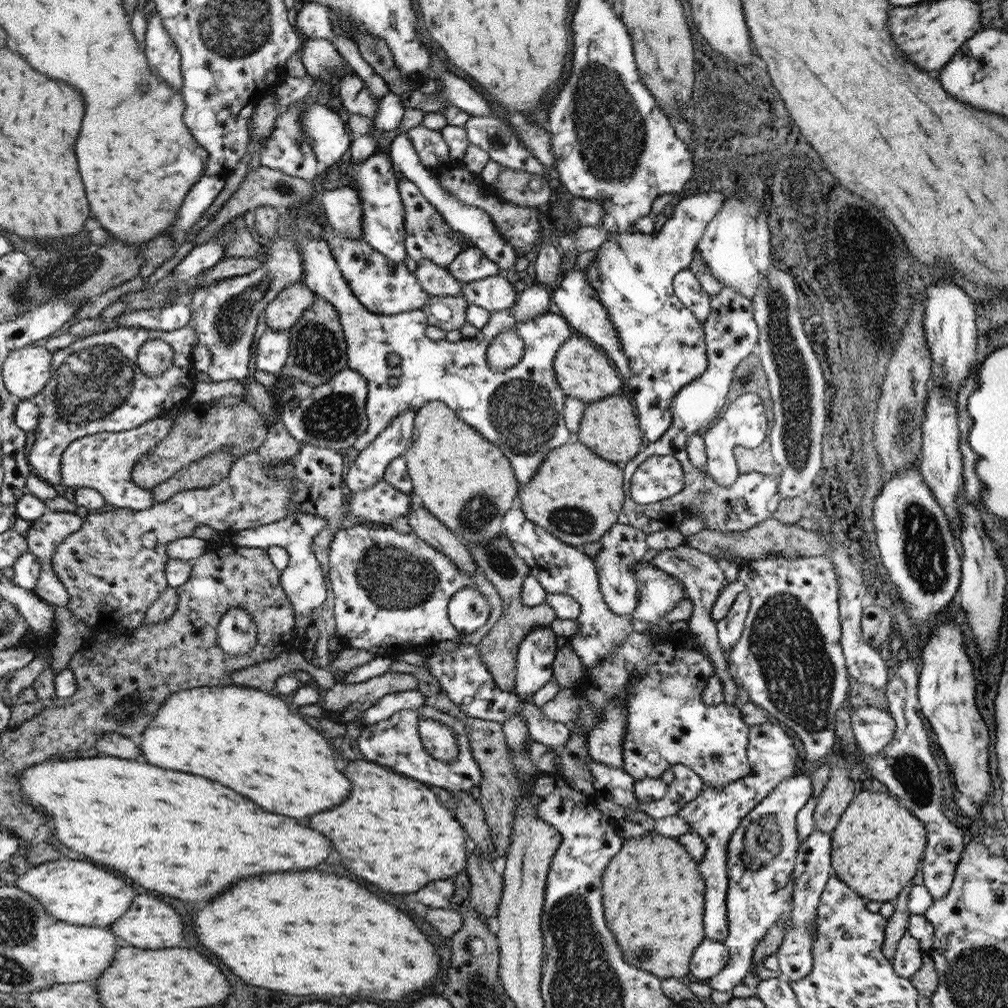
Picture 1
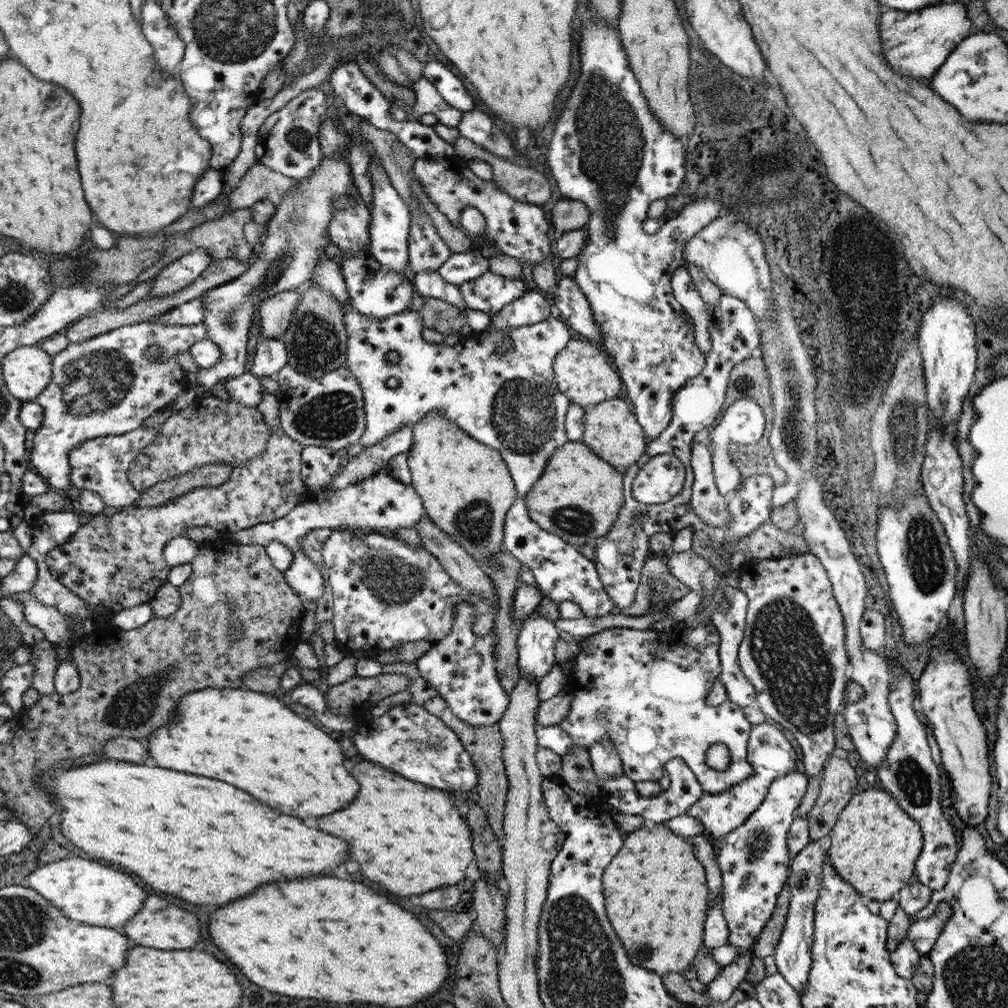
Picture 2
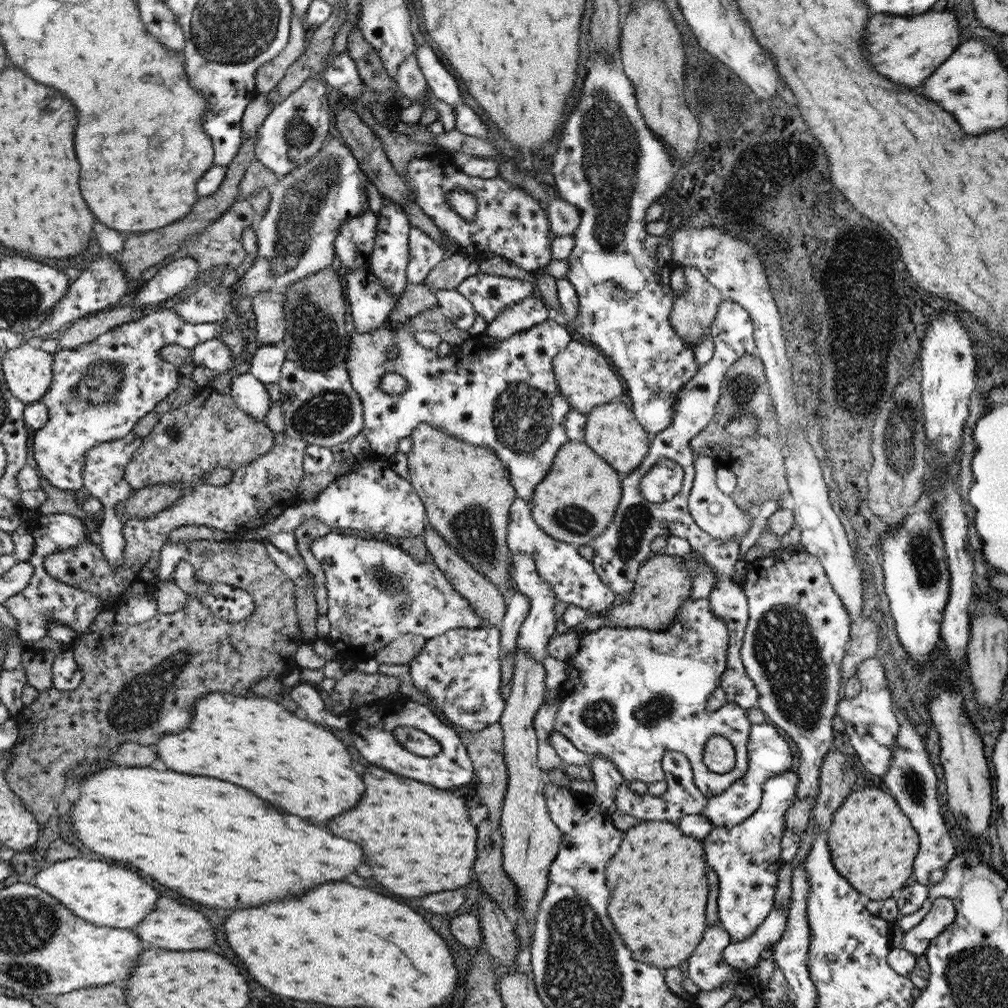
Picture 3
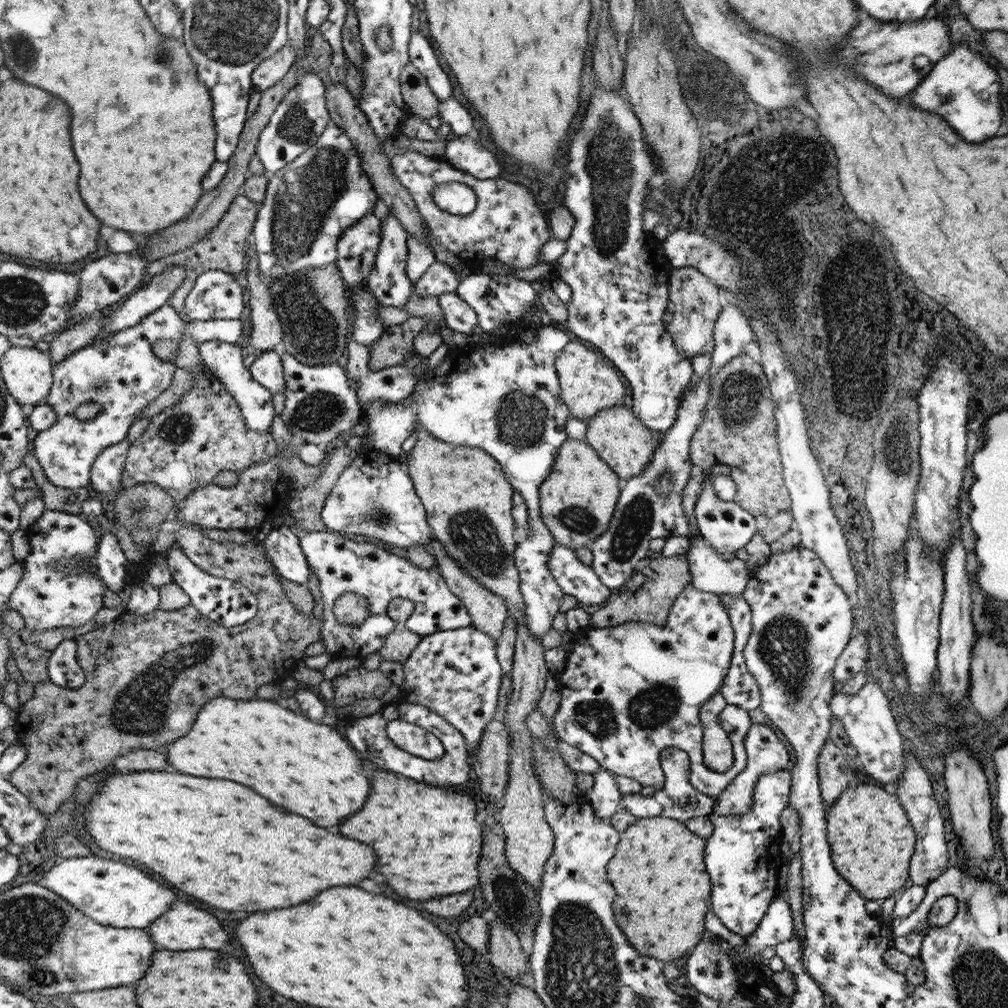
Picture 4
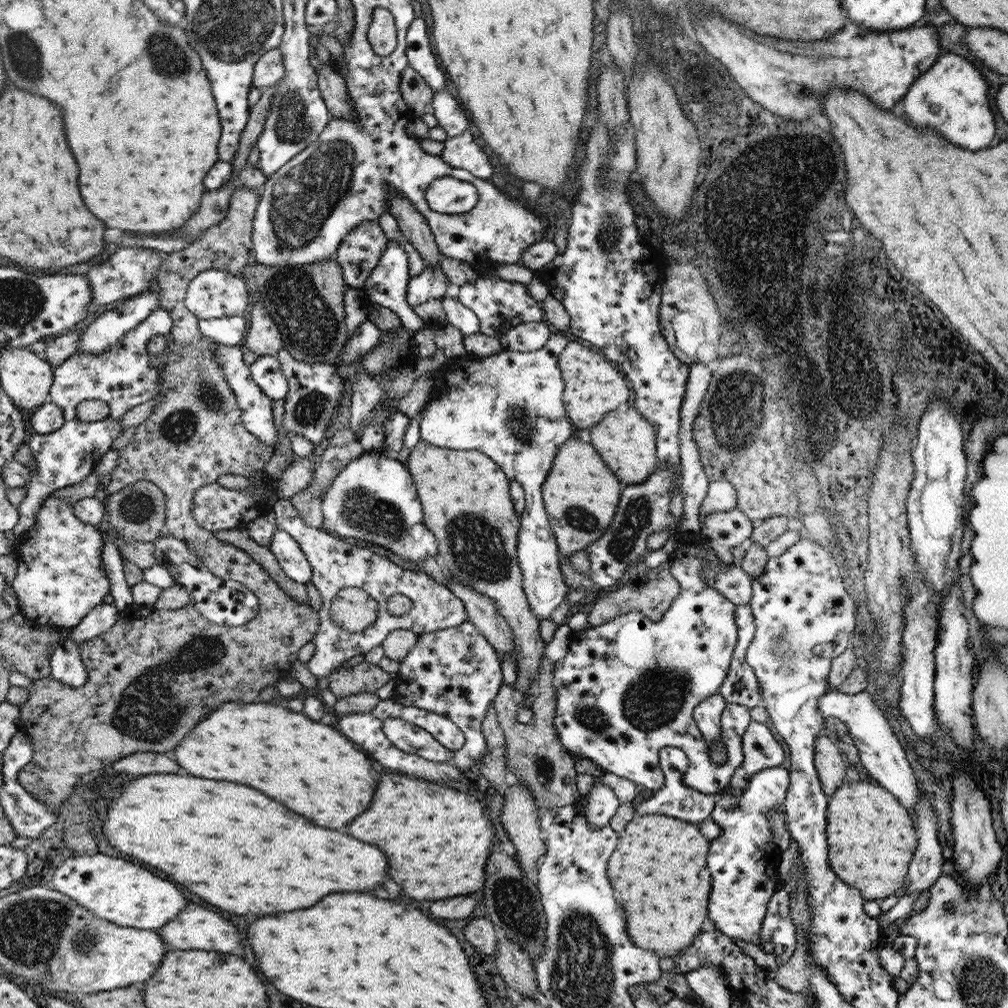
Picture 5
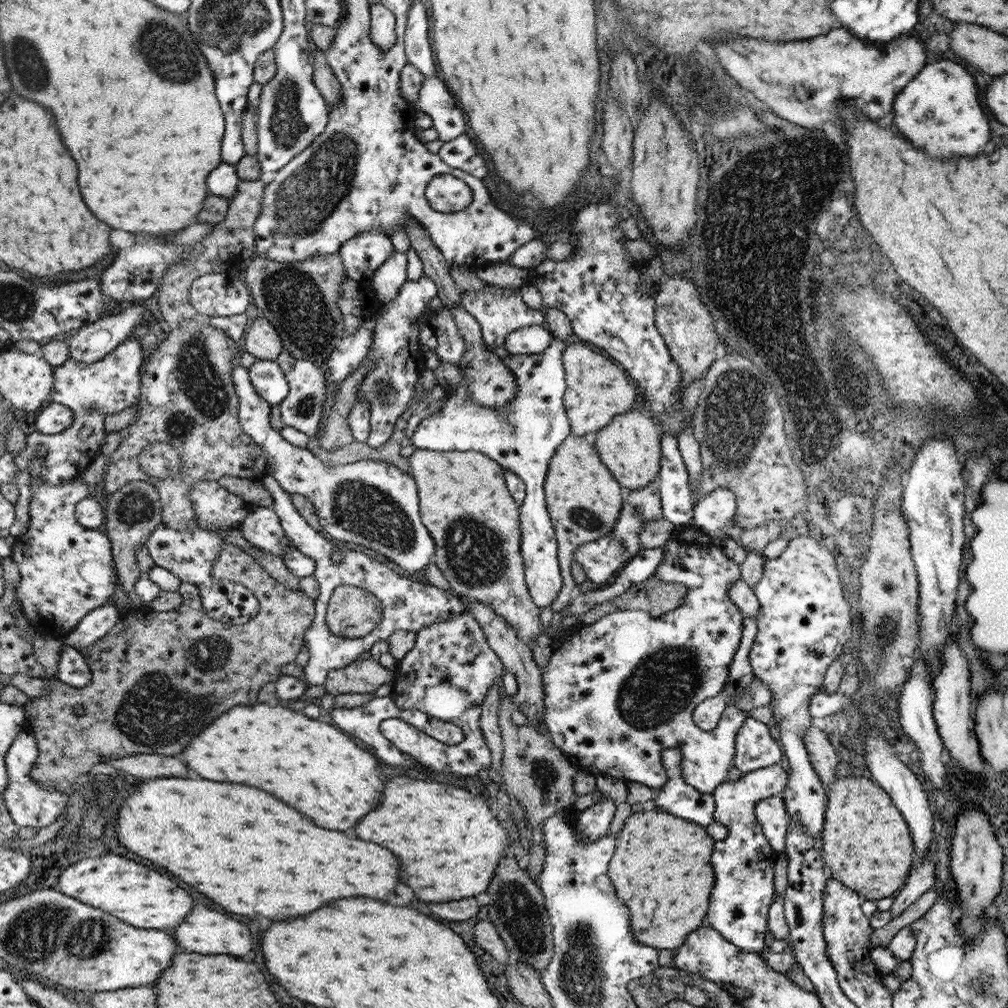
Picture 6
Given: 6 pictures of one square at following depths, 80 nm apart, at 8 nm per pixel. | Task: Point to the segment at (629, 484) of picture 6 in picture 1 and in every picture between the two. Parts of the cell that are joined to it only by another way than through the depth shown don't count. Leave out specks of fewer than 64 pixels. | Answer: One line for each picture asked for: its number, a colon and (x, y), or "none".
1: (609, 426)
2: (610, 428)
3: (611, 430)
4: (622, 439)
5: (627, 442)

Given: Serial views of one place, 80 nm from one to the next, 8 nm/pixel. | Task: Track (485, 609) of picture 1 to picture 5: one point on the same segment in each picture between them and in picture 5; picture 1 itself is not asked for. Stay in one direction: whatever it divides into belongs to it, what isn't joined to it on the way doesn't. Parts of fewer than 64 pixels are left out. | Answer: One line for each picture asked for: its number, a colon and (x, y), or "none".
2: (462, 668)
3: (460, 671)
4: (457, 674)
5: (455, 672)

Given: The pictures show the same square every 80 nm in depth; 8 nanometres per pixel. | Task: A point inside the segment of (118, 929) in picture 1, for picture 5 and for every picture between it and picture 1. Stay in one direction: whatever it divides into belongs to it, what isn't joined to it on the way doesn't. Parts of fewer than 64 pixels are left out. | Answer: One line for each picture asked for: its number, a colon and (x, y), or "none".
2: (162, 925)
3: (172, 926)
4: (184, 927)
5: (195, 928)

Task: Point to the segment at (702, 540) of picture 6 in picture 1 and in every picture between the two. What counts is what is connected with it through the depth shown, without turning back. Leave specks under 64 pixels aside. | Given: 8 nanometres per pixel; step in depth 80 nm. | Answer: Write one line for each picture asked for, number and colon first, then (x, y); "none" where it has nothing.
1: (663, 682)
2: (646, 691)
3: (631, 695)
4: (628, 692)
5: (626, 689)

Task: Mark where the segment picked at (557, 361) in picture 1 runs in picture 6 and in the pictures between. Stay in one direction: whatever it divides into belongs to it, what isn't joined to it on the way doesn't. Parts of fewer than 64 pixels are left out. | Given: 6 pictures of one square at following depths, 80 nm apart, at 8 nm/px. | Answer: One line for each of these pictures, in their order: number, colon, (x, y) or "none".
2: (583, 374)
3: (585, 379)
4: (587, 384)
5: (593, 387)
6: (597, 391)

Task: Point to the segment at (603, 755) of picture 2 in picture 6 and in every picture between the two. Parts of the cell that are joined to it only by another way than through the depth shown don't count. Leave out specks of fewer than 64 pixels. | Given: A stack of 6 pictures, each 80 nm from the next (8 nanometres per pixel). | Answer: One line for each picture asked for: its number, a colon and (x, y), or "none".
3: (607, 776)
4: (605, 795)
5: (602, 802)
6: (594, 822)

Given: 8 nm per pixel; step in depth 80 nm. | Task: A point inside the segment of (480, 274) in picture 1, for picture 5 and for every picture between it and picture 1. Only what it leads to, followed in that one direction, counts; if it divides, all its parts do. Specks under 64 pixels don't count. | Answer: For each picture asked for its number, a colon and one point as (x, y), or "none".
2: (461, 267)
3: (450, 273)
4: (440, 278)
5: (432, 284)

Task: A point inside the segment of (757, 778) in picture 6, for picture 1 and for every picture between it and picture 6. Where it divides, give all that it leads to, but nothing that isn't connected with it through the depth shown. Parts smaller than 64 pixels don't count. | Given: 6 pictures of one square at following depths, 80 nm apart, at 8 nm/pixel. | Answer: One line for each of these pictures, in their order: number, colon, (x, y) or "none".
1: (762, 854)
2: (754, 859)
3: (746, 857)
4: (743, 855)
5: (744, 859)

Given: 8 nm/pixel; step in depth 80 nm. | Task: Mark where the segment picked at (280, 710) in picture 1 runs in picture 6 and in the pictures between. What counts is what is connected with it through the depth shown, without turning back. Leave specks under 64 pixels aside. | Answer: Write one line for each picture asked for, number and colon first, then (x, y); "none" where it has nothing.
2: (246, 738)
3: (300, 767)
4: (309, 768)
5: (308, 766)
6: (310, 764)

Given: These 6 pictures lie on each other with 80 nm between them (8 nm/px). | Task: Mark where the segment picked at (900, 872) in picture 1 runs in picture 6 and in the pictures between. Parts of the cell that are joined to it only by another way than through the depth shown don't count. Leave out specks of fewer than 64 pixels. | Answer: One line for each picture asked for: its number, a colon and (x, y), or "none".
2: (875, 844)
3: (874, 844)
4: (873, 841)
5: (872, 840)
6: (868, 846)

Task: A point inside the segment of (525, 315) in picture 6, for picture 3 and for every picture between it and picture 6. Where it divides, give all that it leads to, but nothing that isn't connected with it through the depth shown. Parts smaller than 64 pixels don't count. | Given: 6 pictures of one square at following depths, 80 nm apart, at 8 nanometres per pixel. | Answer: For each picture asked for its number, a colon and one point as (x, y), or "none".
3: (489, 294)
4: (498, 300)
5: (500, 305)

